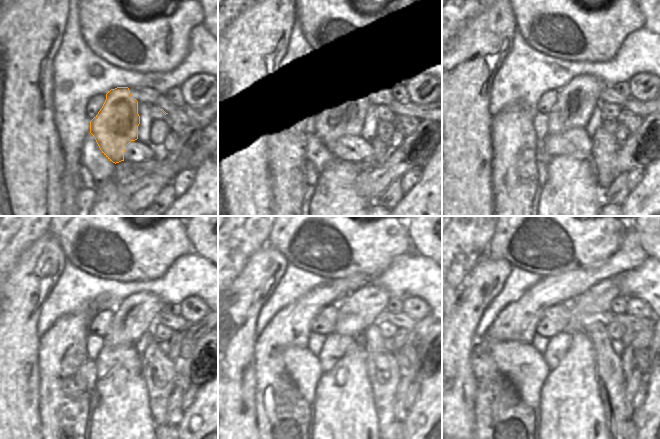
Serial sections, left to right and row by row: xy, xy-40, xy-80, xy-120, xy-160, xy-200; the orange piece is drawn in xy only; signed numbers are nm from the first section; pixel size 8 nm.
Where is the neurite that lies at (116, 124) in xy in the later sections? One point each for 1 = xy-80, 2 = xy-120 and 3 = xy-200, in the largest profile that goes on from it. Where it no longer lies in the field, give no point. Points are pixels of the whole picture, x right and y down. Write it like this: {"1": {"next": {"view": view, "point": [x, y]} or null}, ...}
{"1": {"next": {"view": "xy-80", "point": [576, 101]}}, "2": {"next": {"view": "xy-120", "point": [134, 316]}}, "3": {"next": {"view": "xy-200", "point": [591, 305]}}}

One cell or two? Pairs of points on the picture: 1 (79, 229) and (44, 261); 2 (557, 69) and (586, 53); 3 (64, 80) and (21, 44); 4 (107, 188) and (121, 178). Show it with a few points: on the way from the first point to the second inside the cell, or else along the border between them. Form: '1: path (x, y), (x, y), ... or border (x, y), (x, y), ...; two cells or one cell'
1: border (48, 232), (59, 242), (63, 255), (67, 259); two cells
2: border (549, 55), (564, 60), (588, 60), (595, 63); two cells
3: border (59, 48), (54, 58), (54, 92), (52, 94); two cells
4: border (111, 179), (116, 186); two cells

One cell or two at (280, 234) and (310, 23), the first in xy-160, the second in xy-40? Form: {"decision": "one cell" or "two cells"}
{"decision": "one cell"}

